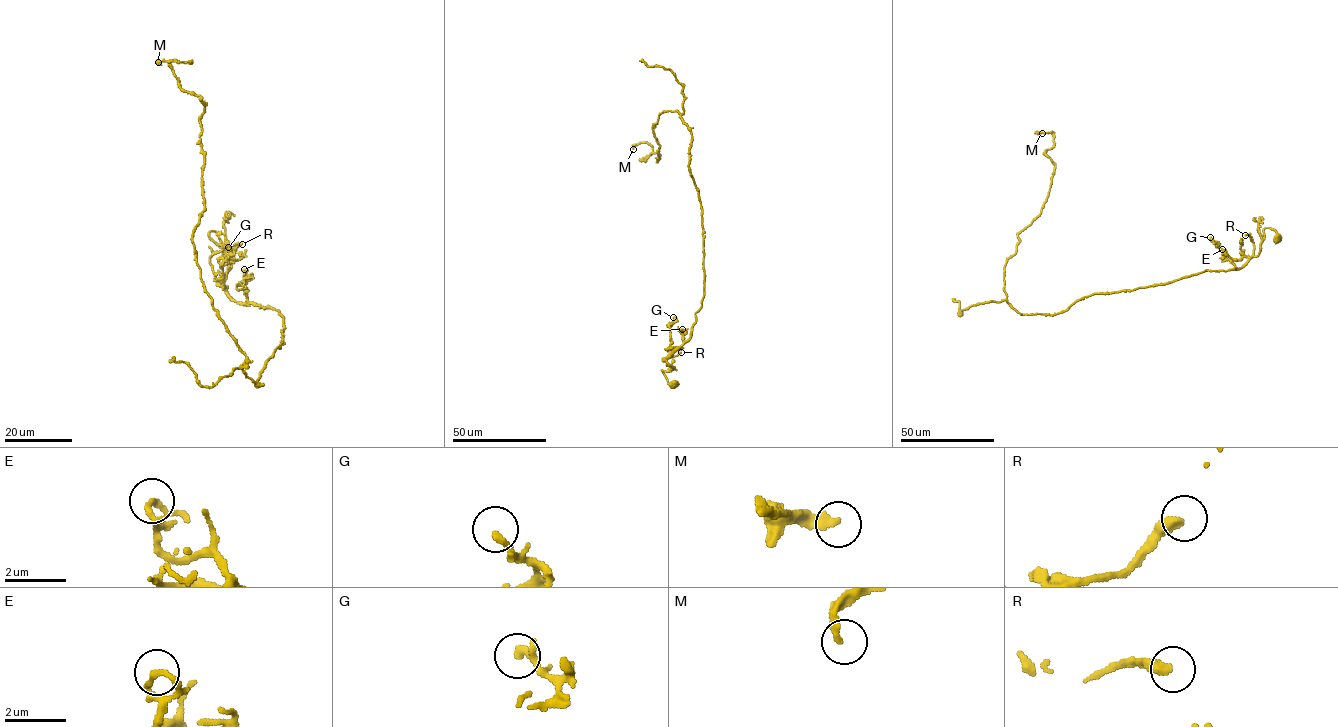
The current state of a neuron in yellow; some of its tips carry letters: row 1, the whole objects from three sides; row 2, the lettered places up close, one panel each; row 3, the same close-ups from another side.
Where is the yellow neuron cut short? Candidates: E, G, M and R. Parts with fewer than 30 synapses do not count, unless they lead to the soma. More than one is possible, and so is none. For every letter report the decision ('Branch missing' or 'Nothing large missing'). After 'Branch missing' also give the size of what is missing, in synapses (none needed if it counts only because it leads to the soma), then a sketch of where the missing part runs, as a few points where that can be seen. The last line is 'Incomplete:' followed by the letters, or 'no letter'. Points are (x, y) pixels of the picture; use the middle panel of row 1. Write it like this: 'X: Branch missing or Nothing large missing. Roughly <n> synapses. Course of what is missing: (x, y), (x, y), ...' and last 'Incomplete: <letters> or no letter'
E: Nothing large missing
G: Nothing large missing
M: Nothing large missing
R: Nothing large missing
Incomplete: no letter

